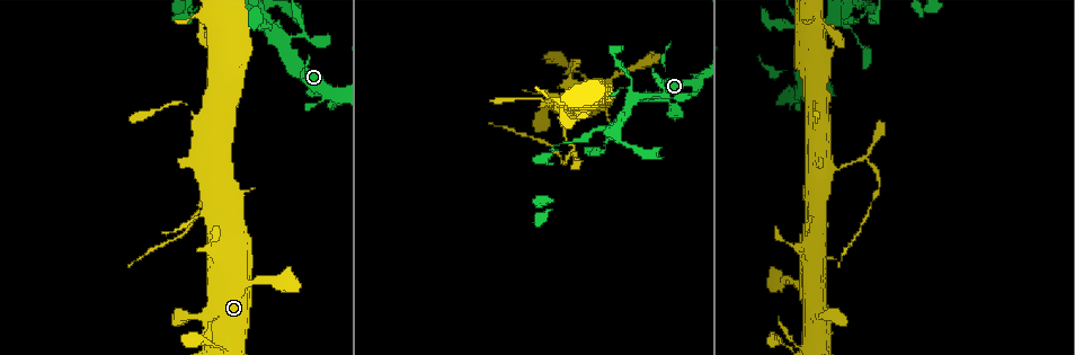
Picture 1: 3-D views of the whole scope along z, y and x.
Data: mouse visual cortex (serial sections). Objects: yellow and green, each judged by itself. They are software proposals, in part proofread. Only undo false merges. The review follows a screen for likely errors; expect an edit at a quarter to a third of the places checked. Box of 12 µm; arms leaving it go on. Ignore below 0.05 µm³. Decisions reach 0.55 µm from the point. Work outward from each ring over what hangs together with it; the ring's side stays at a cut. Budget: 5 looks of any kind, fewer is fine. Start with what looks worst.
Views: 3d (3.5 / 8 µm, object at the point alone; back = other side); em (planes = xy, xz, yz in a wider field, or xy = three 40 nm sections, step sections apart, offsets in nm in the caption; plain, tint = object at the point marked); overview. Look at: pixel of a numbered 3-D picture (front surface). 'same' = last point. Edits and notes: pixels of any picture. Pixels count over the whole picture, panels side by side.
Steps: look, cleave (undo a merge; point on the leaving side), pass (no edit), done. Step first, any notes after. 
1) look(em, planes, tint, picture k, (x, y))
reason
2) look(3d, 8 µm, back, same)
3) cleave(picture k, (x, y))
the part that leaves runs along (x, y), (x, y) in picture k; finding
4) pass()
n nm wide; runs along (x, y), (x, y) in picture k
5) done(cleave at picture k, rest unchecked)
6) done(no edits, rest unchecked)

look(3d, 3.5 µm, back, picture 1, (661, 96))
abrupt turn

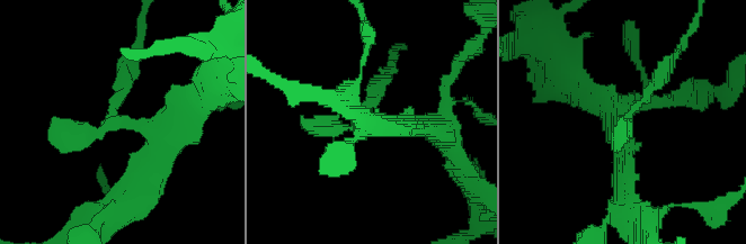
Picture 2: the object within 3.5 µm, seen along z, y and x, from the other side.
look(em, xy, step 3, tint, picture 2, (118, 118))
need the tissue

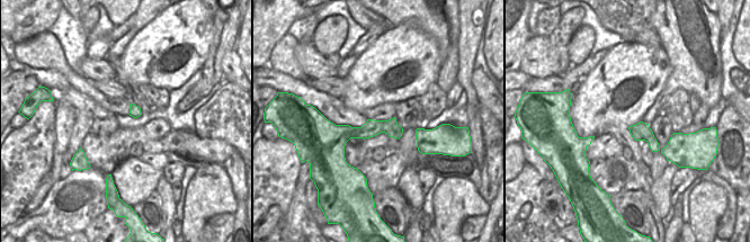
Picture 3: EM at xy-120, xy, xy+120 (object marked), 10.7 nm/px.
pass()
runs along (330, 131), (391, 127), (399, 133) in picture 3; continuous, no second cell

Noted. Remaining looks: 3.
look(3d, 3.5 µm, picture 1, (606, 80))
thick turns thin

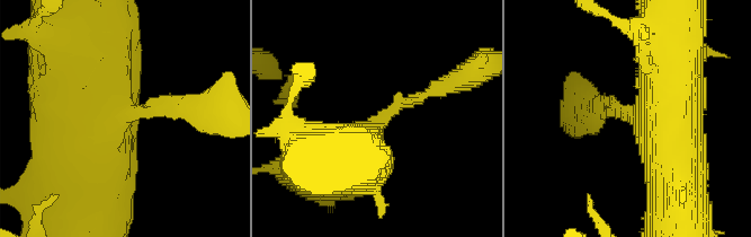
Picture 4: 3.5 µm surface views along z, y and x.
look(em, xy, step 3, tint, picture 4, (125, 115))
shape alone is not enough

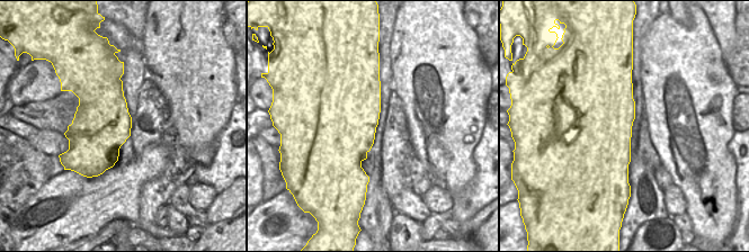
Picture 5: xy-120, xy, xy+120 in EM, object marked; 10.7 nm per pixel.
pass()
runs along (94, 149), (107, 55), (100, 20) in picture 4; all the same cell

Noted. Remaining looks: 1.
done(no edits, rest unchecked)

